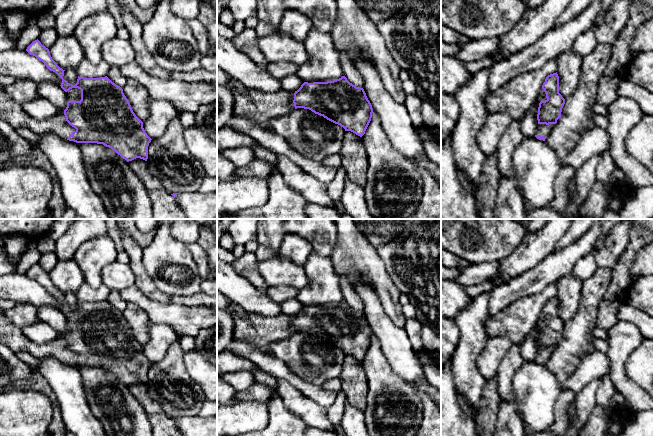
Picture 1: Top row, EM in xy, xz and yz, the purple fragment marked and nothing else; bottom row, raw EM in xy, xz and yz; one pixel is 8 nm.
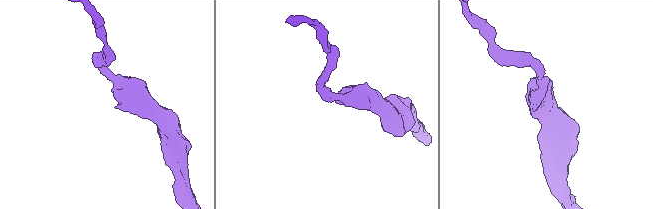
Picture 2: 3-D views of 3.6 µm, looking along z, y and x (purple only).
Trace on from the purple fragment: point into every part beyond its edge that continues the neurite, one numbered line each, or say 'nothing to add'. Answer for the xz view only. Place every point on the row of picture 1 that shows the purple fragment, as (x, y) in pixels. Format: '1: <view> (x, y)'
1: xz (254, 106)

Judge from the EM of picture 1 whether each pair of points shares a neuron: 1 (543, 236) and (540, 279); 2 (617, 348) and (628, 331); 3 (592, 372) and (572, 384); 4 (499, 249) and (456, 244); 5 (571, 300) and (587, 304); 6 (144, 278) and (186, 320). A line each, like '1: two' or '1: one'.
1: two
2: one
3: one
4: one
5: two
6: two

